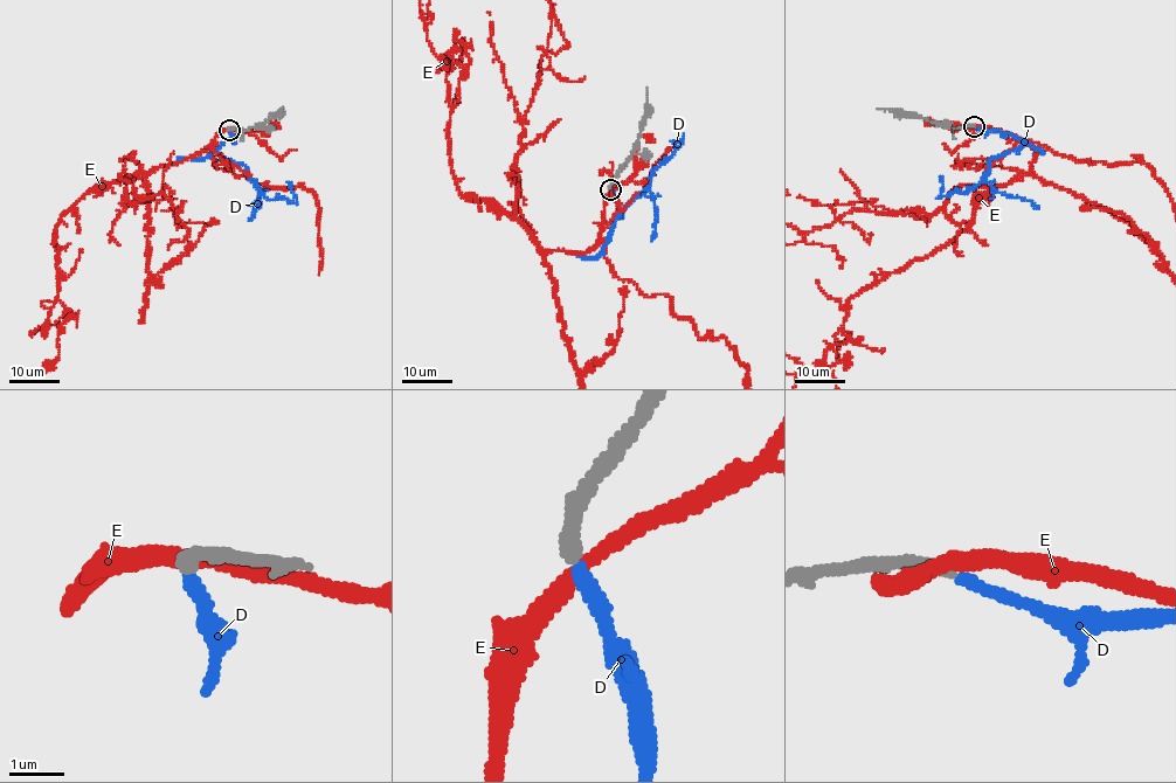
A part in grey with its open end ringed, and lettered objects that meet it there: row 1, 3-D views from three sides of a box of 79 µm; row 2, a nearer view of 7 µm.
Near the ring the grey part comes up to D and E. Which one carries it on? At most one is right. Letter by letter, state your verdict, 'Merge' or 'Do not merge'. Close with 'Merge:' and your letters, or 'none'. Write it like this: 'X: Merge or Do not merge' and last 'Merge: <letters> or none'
D: Merge
E: Do not merge
Merge: D

